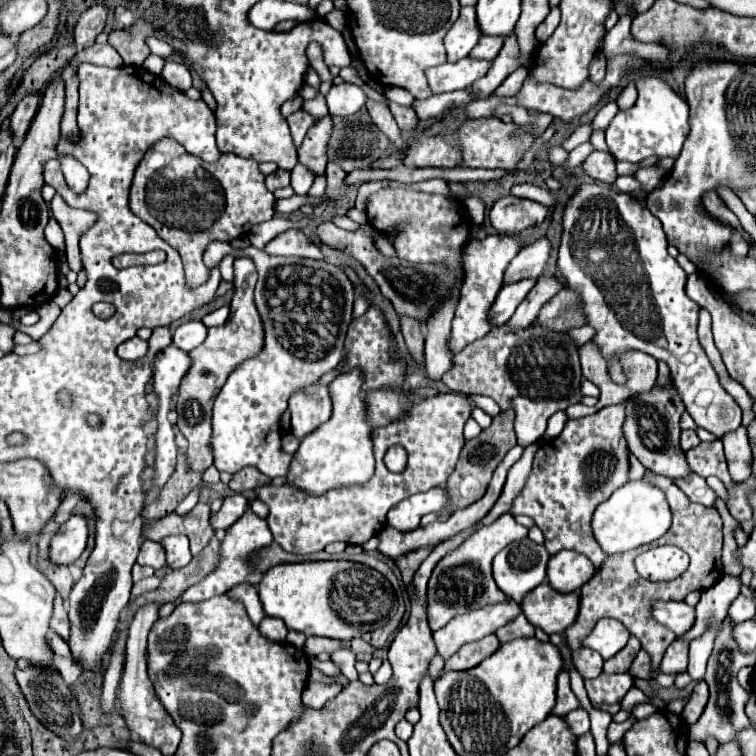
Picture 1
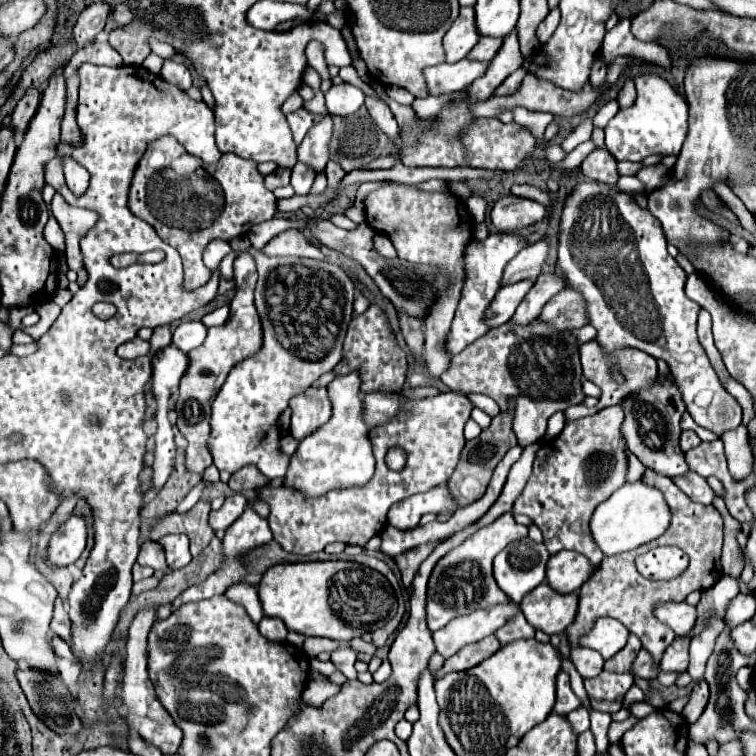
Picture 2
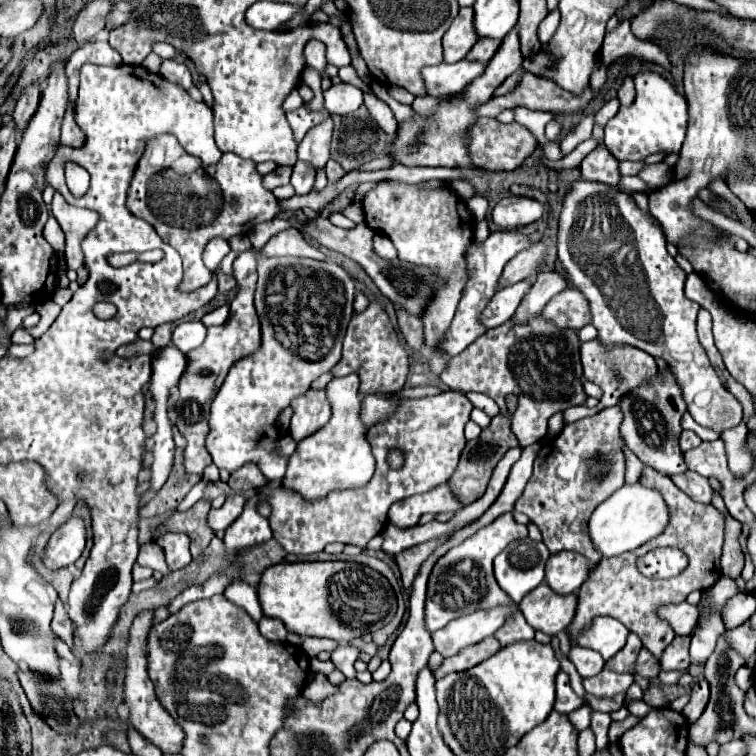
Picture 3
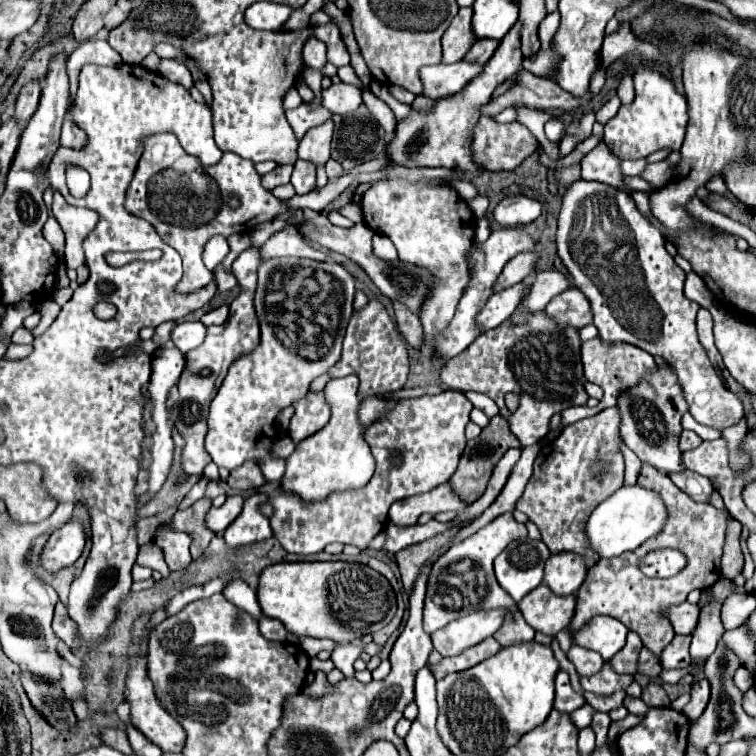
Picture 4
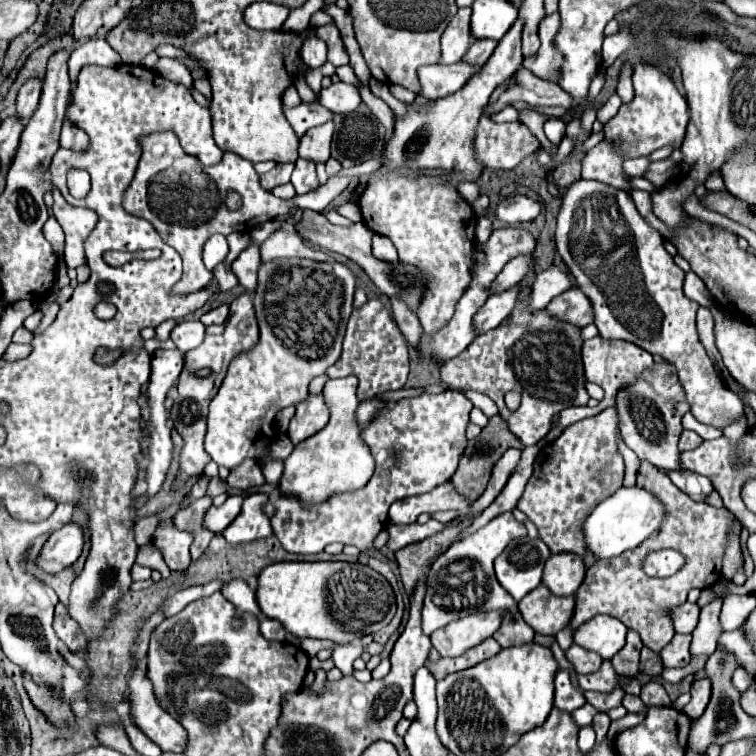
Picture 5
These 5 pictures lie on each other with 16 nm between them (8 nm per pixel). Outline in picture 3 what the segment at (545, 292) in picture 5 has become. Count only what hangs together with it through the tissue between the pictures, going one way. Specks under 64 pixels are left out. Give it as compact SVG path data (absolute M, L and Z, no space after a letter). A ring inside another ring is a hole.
M552 270L552 272L540 272L536 276L536 282L532 284L532 288L528 290L528 294L524 296L522 304L518 306L518 320L526 322L528 318L532 318L534 314L542 312L542 308L550 302L552 296L556 296L558 292L568 288L568 280L564 274Z

